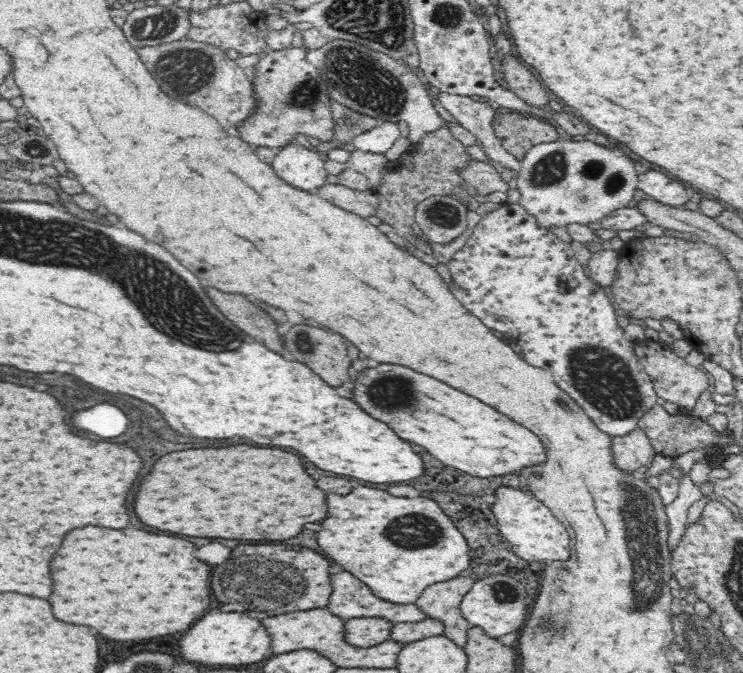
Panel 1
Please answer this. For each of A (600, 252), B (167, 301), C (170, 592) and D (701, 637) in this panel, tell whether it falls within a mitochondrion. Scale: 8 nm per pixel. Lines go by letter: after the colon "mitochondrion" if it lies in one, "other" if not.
A: other
B: mitochondrion
C: other
D: mitochondrion

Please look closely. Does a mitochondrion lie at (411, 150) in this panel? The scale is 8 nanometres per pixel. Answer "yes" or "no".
no

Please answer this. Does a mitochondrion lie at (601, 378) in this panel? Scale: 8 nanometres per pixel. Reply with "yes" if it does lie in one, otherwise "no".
yes

